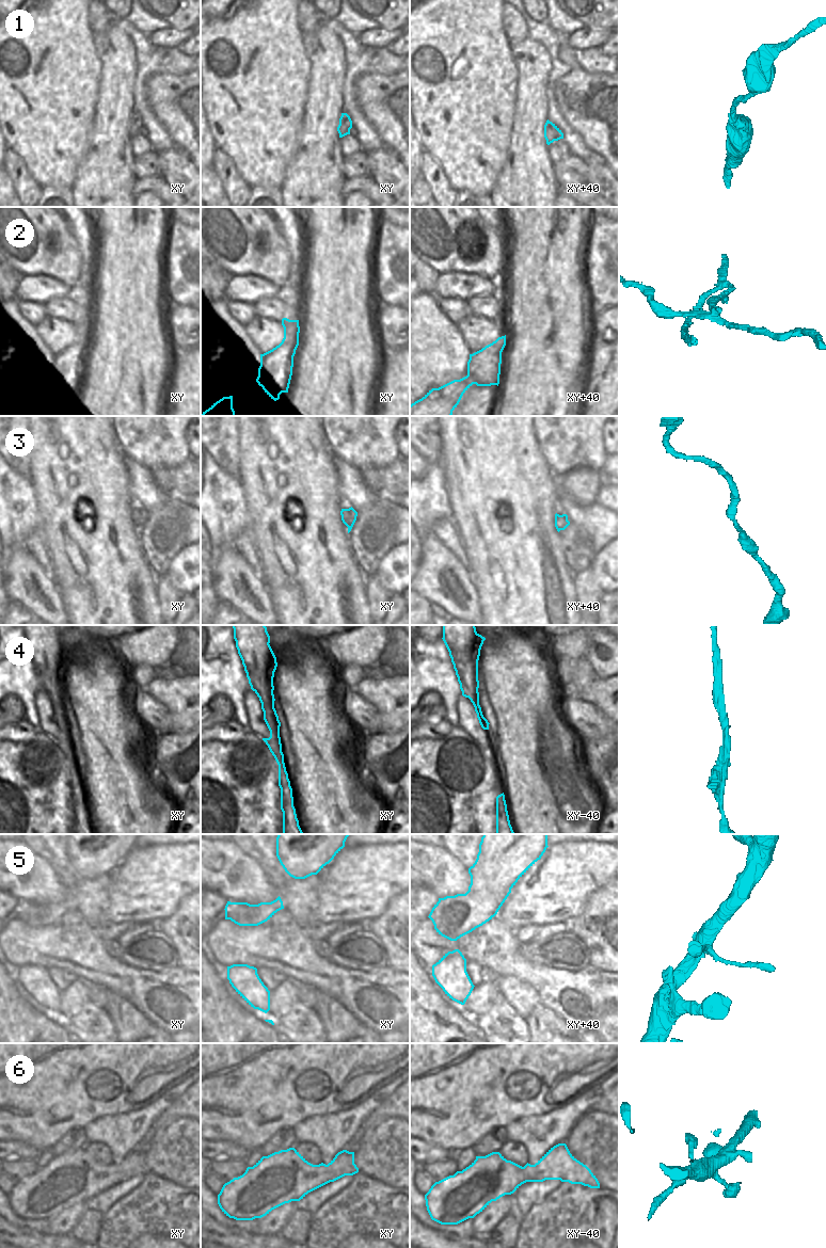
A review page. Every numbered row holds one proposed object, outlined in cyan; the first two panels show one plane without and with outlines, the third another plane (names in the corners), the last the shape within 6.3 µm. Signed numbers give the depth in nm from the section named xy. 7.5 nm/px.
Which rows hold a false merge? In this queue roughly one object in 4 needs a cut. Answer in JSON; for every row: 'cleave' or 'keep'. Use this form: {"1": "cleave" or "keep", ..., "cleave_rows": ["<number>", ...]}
{"1": "keep", "2": "cleave", "3": "keep", "4": "keep", "5": "keep", "6": "keep", "cleave_rows": ["2"]}

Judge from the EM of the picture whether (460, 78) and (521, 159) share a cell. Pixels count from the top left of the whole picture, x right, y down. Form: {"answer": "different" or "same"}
{"answer": "different"}

